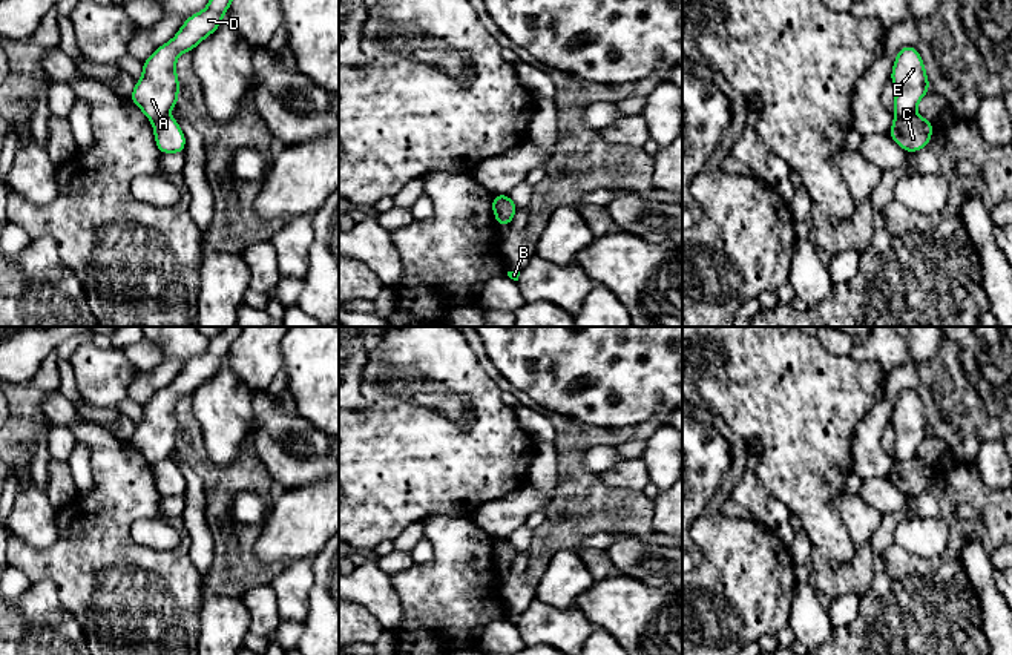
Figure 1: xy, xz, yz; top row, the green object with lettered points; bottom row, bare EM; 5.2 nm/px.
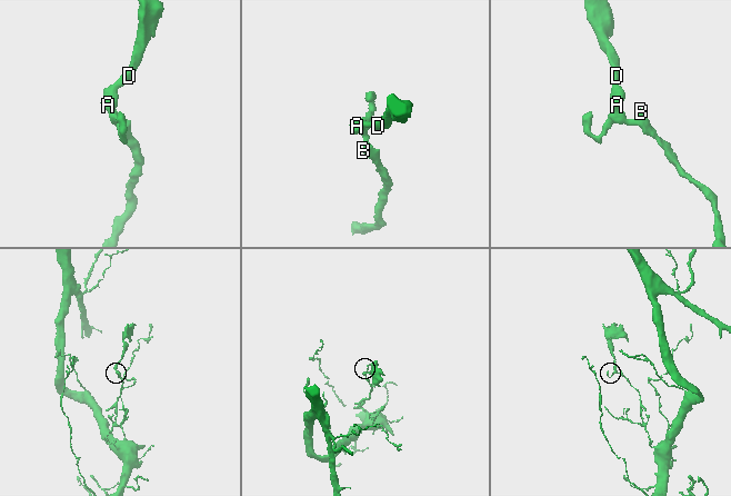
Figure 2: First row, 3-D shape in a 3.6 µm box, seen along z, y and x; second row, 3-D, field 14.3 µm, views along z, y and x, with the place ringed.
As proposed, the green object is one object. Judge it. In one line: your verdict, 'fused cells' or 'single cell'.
fused cells

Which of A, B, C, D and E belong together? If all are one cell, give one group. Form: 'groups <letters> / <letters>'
groups A D E / B C

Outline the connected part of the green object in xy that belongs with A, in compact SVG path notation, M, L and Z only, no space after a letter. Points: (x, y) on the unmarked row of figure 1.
M224 327L210 339L204 354L190 359L178 377L143 405L143 420L136 425L130 443L153 466L167 459L179 442L179 423L175 406L182 396L192 396L205 380L215 376L241 327Z

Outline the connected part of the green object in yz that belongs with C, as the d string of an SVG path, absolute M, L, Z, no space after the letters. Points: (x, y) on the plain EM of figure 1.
M920 459L894 462L888 479L905 494L918 495L931 485L932 466Z

